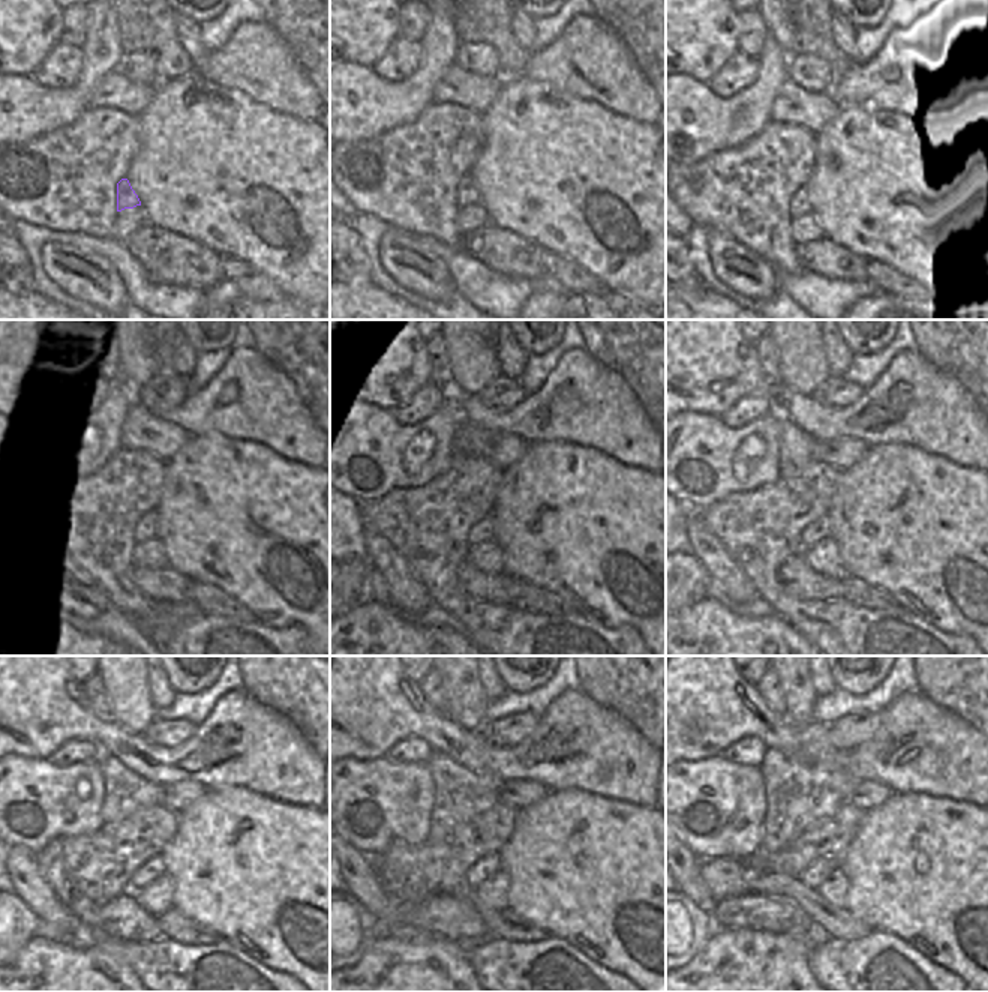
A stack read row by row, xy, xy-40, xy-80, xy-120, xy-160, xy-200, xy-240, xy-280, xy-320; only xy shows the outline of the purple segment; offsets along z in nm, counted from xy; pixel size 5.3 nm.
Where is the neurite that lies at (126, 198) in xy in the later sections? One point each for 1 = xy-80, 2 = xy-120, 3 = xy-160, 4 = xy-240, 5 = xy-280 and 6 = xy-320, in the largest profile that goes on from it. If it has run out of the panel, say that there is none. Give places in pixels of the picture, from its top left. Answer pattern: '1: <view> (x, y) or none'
1: xy-80 (804, 198)
2: xy-120 (146, 529)
3: xy-160 (483, 530)
4: xy-240 (153, 868)
5: xy-280 (483, 869)
6: xy-320 (820, 871)

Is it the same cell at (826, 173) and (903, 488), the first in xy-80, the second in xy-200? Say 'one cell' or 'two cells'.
one cell

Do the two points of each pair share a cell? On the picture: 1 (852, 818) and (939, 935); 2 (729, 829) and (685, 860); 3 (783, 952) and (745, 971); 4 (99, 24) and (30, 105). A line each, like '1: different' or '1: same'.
1: different
2: different
3: same
4: same

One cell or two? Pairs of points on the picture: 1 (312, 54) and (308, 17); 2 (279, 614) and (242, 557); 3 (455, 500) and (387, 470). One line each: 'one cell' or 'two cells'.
1: one cell
2: one cell
3: two cells

